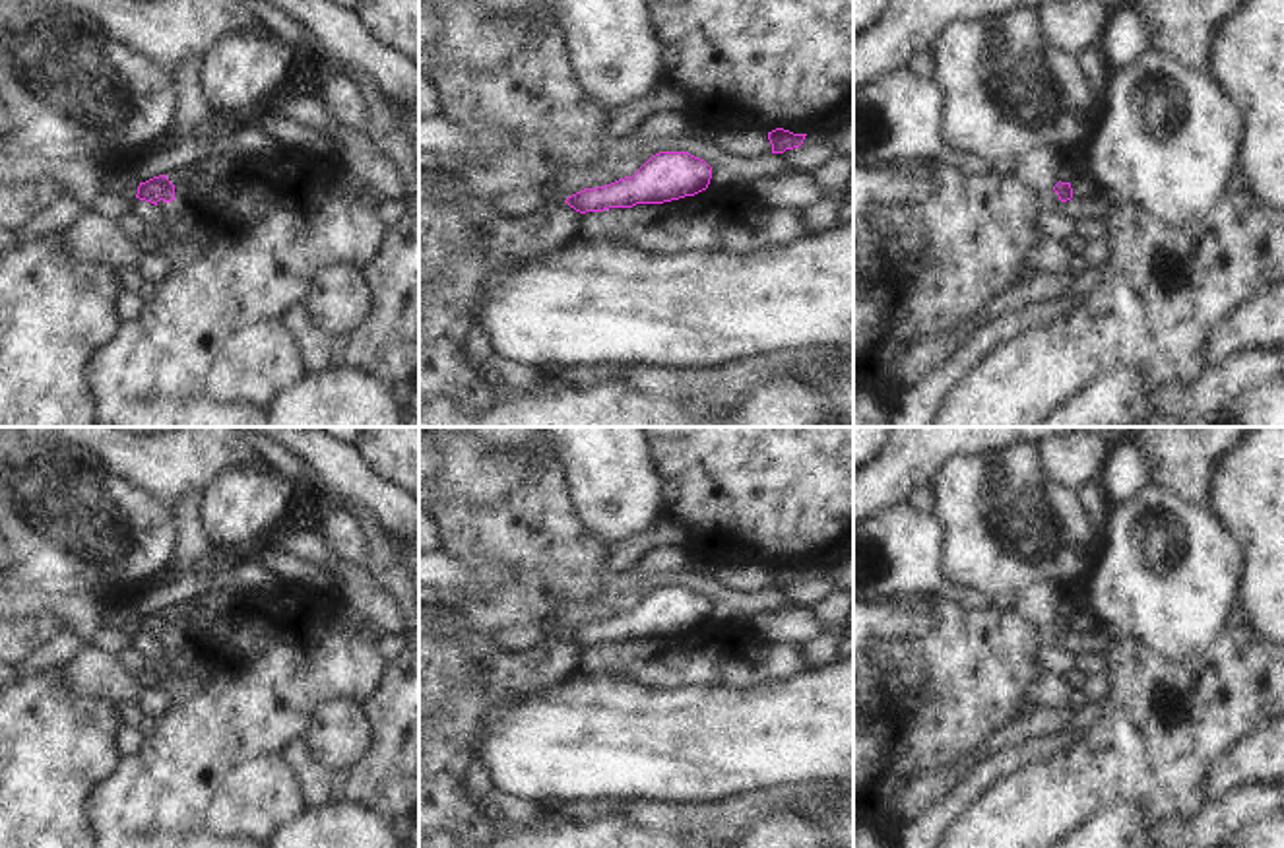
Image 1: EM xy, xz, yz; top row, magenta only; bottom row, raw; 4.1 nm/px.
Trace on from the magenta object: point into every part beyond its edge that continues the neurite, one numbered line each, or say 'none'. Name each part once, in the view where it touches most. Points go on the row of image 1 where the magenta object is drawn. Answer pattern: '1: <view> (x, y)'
none

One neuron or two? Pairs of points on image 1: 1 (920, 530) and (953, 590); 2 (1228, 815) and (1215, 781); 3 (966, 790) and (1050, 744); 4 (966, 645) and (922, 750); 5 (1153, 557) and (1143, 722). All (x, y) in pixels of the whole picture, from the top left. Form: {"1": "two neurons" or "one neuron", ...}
{"1": "one neuron", "2": "two neurons", "3": "one neuron", "4": "one neuron", "5": "two neurons"}

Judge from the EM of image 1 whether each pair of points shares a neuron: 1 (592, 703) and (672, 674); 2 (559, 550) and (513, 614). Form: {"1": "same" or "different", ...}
{"1": "different", "2": "same"}

